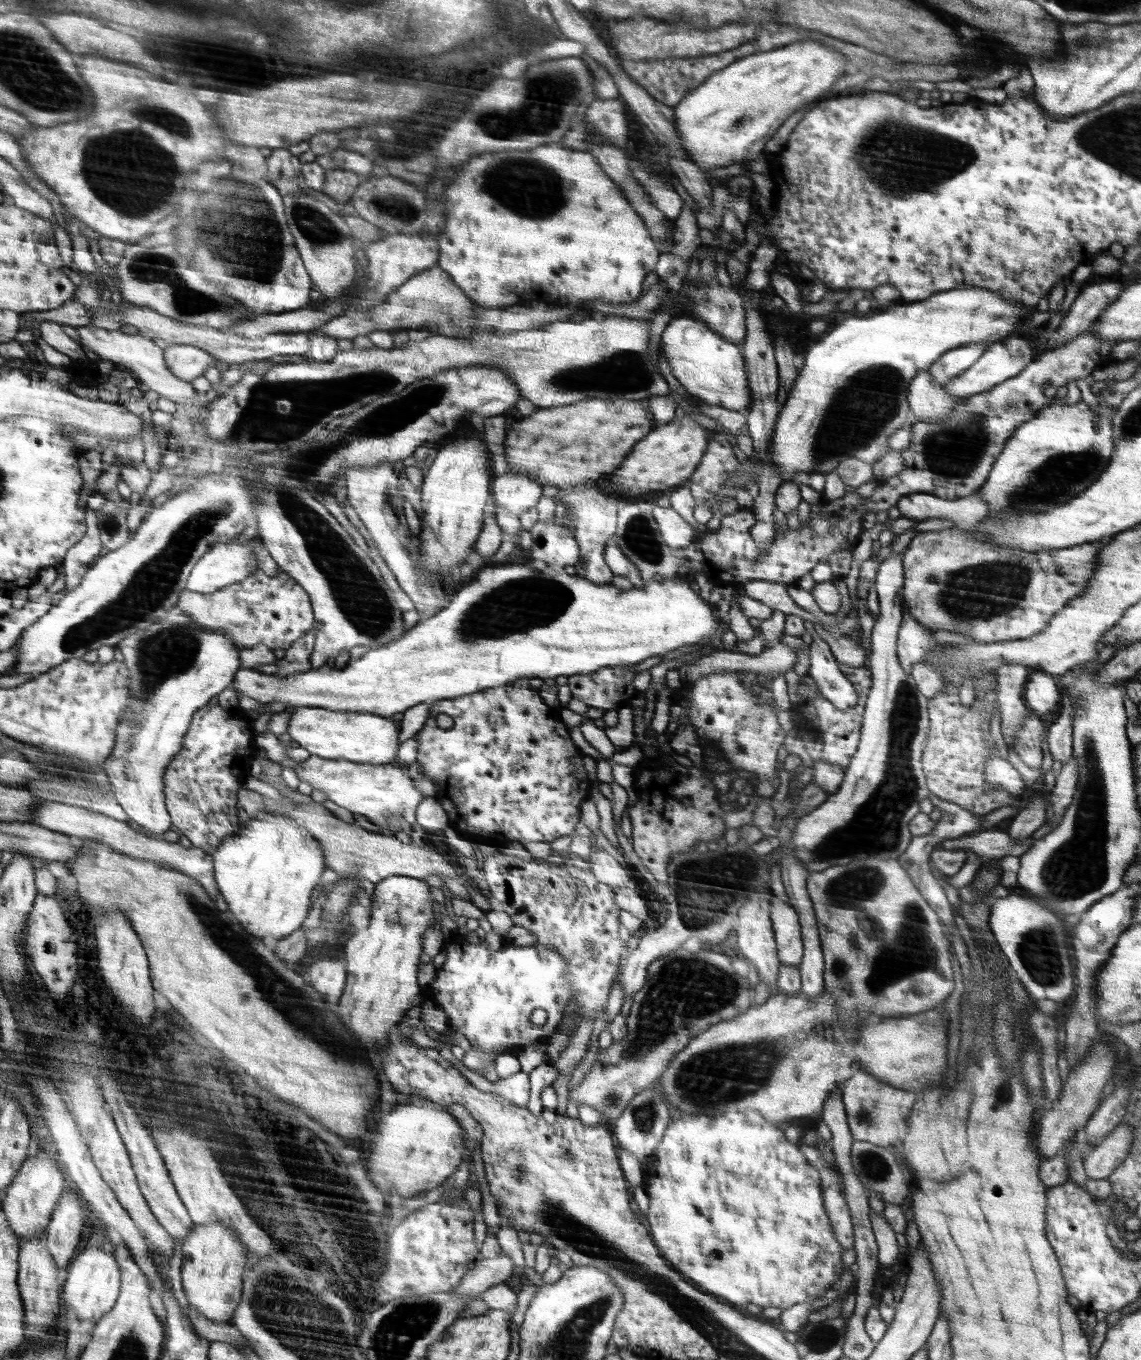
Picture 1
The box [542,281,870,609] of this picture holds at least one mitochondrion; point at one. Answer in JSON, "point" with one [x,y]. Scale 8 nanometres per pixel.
{"point":[639,533]}

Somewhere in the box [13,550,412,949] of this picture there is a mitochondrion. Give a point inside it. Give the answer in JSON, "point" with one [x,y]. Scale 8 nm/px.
{"point":[168,652]}

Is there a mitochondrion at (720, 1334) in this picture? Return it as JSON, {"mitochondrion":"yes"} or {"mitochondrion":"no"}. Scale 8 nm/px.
{"mitochondrion":"yes"}

